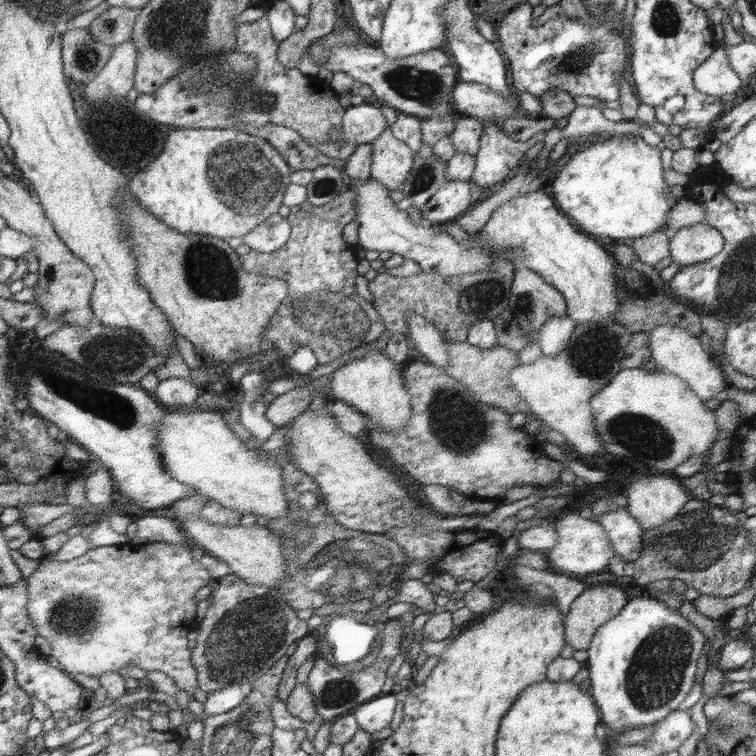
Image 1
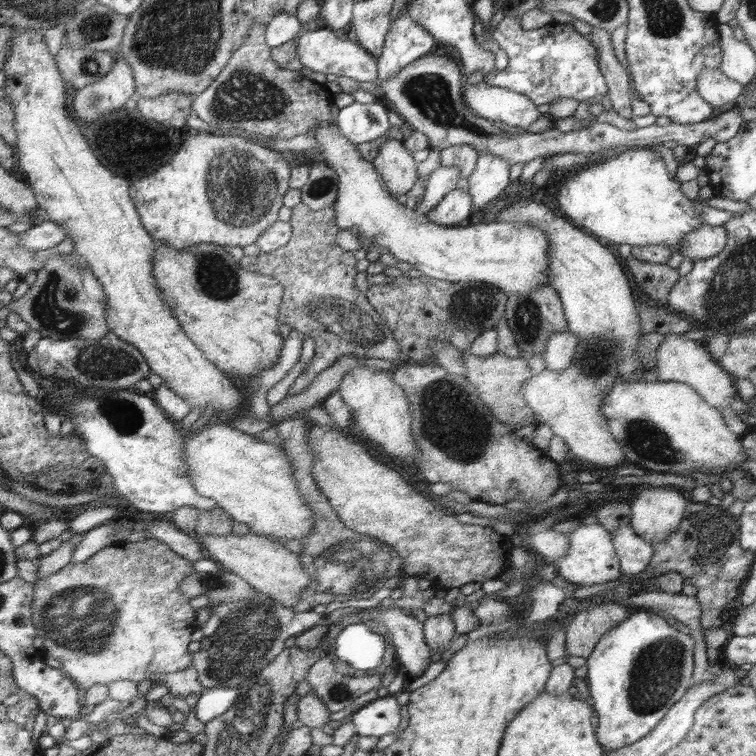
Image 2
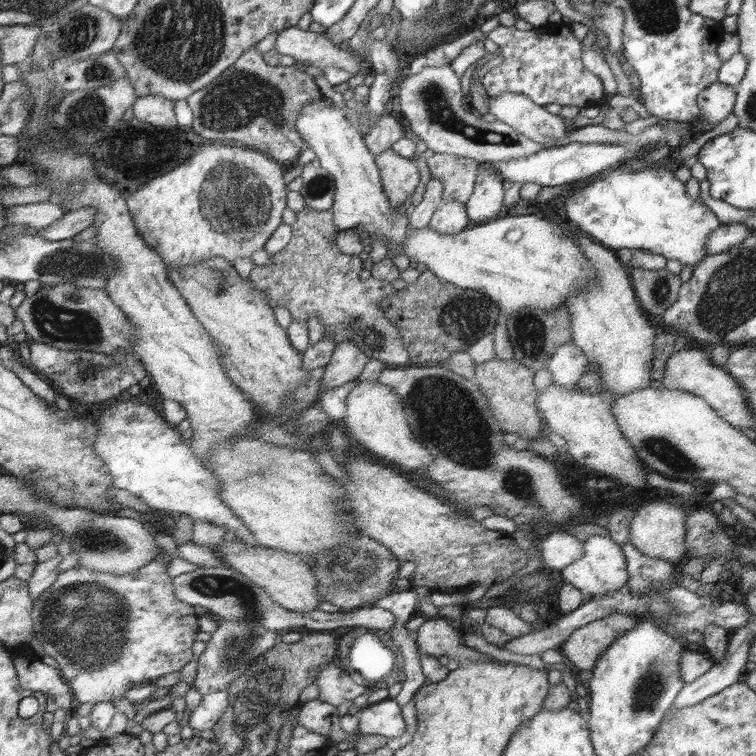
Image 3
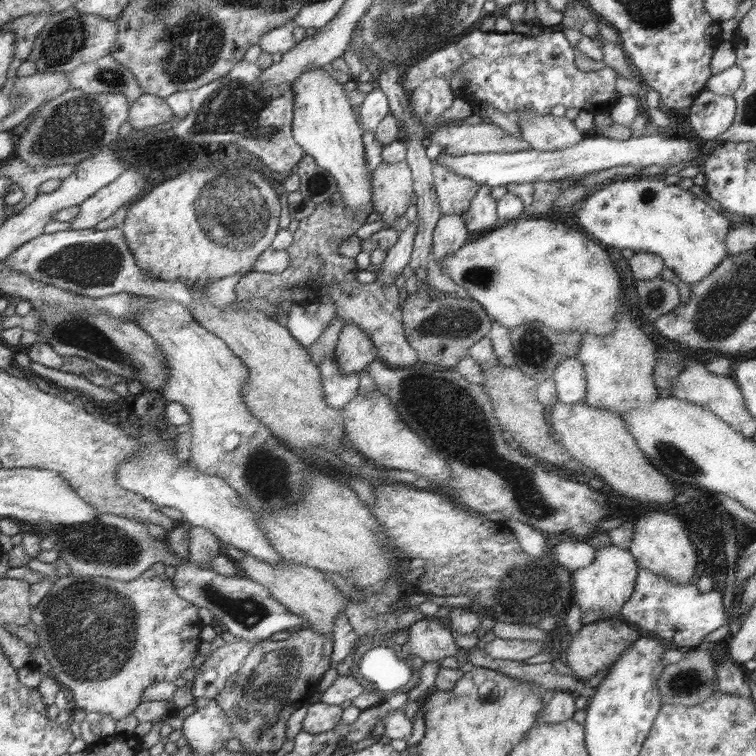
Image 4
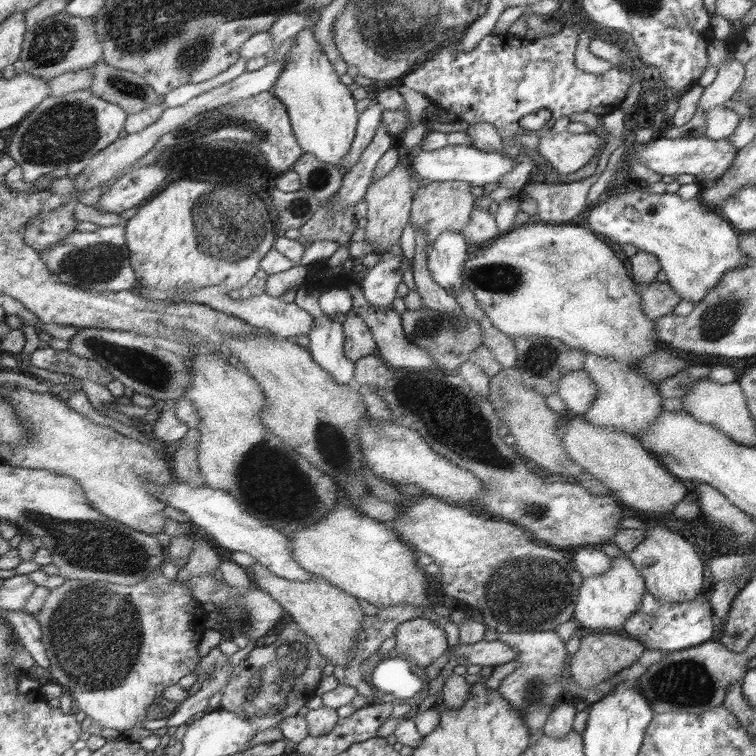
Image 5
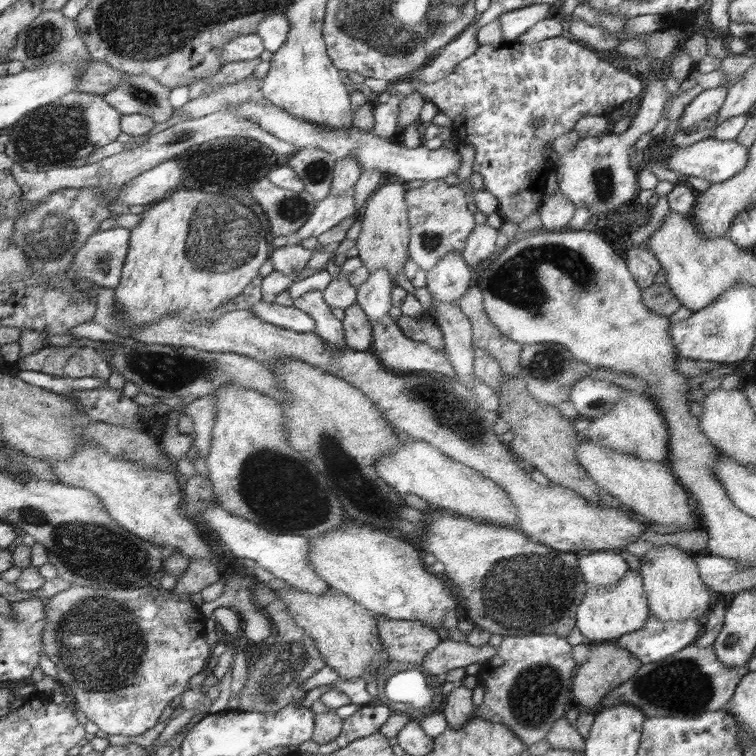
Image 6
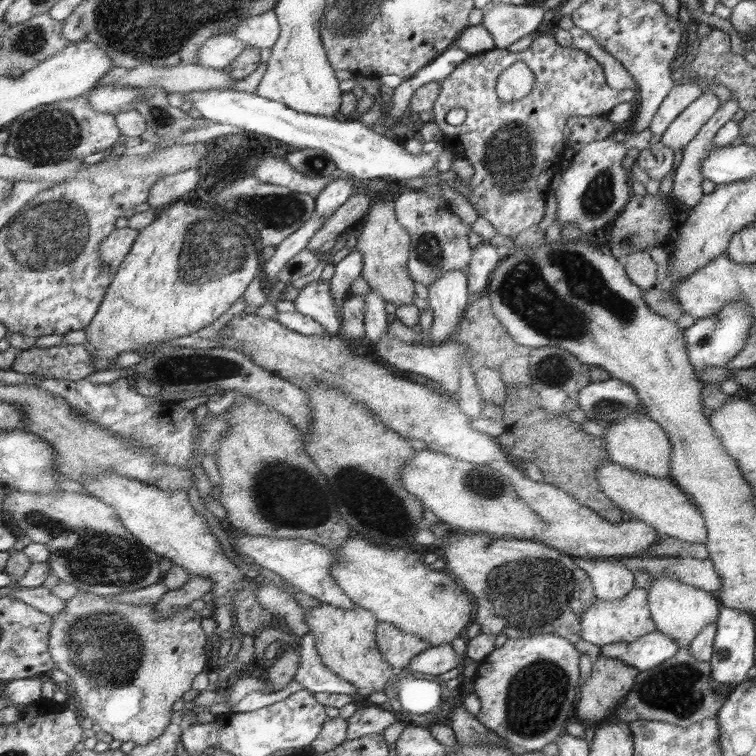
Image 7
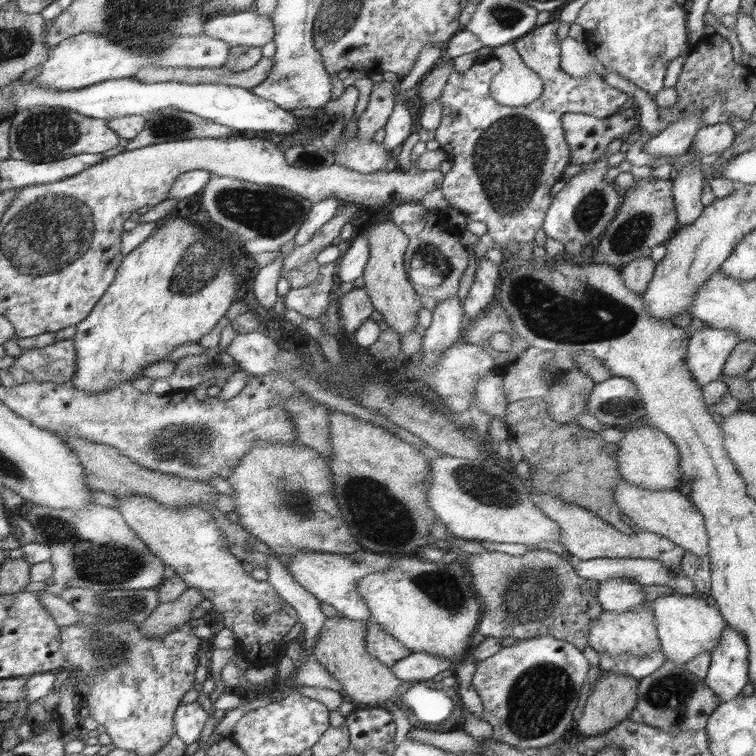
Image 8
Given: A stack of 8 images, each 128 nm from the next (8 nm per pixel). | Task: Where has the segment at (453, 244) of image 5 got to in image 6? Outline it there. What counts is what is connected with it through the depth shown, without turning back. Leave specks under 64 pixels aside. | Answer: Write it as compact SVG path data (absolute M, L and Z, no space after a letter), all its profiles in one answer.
M449 252L426 273L427 289L435 302L459 301L474 285L474 270L464 263L461 254Z

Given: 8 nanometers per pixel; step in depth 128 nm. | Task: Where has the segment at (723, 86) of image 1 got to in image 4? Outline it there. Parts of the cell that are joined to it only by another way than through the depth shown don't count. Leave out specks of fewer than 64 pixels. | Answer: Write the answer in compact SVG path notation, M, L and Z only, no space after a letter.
M704 89L686 112L699 140L718 140L734 123L737 104L733 95L720 96Z

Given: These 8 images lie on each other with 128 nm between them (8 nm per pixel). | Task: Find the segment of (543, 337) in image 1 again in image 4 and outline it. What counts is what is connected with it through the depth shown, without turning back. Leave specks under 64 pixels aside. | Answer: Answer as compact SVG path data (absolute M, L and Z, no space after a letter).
M576 356L565 358L554 369L551 379L555 382L558 401L576 405L587 398L586 367Z

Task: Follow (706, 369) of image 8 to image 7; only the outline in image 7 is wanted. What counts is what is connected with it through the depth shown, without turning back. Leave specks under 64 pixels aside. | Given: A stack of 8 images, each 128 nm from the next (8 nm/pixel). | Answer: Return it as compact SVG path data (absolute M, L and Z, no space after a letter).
M739 300L731 302L719 314L710 318L696 319L694 325L684 329L688 354L690 354L691 362L697 372L711 368L711 366L724 367L744 348L745 340L748 338L753 324L749 306L750 304L739 302Z

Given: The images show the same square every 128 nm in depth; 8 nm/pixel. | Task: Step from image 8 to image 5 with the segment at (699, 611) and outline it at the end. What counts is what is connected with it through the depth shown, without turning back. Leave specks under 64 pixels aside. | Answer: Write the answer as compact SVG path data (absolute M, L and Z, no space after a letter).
M651 520L646 531L649 532L647 539L627 554L643 575L646 592L666 603L684 603L696 599L704 592L704 562L700 554L685 536L672 532L672 528L665 525Z

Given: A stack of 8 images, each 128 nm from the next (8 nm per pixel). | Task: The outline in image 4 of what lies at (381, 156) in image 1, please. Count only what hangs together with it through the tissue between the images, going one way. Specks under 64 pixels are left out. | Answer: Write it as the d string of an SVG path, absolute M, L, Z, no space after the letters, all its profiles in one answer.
M405 161L380 163L372 173L372 206L382 214L382 221L392 224L404 216L412 204L412 180Z

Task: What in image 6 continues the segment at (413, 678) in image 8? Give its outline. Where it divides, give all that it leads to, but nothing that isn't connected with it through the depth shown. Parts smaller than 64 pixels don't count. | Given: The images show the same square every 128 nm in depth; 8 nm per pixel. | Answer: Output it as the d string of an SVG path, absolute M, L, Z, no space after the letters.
M442 640L434 650L430 650L420 665L425 674L443 676L450 670L466 668L471 664L485 666L492 660L498 649L488 645L482 648L472 647L466 642Z

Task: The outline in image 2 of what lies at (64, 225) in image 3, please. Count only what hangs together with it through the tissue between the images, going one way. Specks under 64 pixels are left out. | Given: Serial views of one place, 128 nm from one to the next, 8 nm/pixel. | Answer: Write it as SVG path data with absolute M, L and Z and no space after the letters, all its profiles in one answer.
M50 220L42 221L30 227L28 231L18 234L19 245L34 252L39 250L50 252L67 237L66 233L67 230L60 223Z

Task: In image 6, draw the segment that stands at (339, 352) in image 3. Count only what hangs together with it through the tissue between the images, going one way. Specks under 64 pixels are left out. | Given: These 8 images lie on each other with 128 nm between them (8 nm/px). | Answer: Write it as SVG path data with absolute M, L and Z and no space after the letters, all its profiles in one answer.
M356 302L345 308L344 312L339 315L341 316L343 335L347 346L357 351L372 350L371 322L362 307Z

